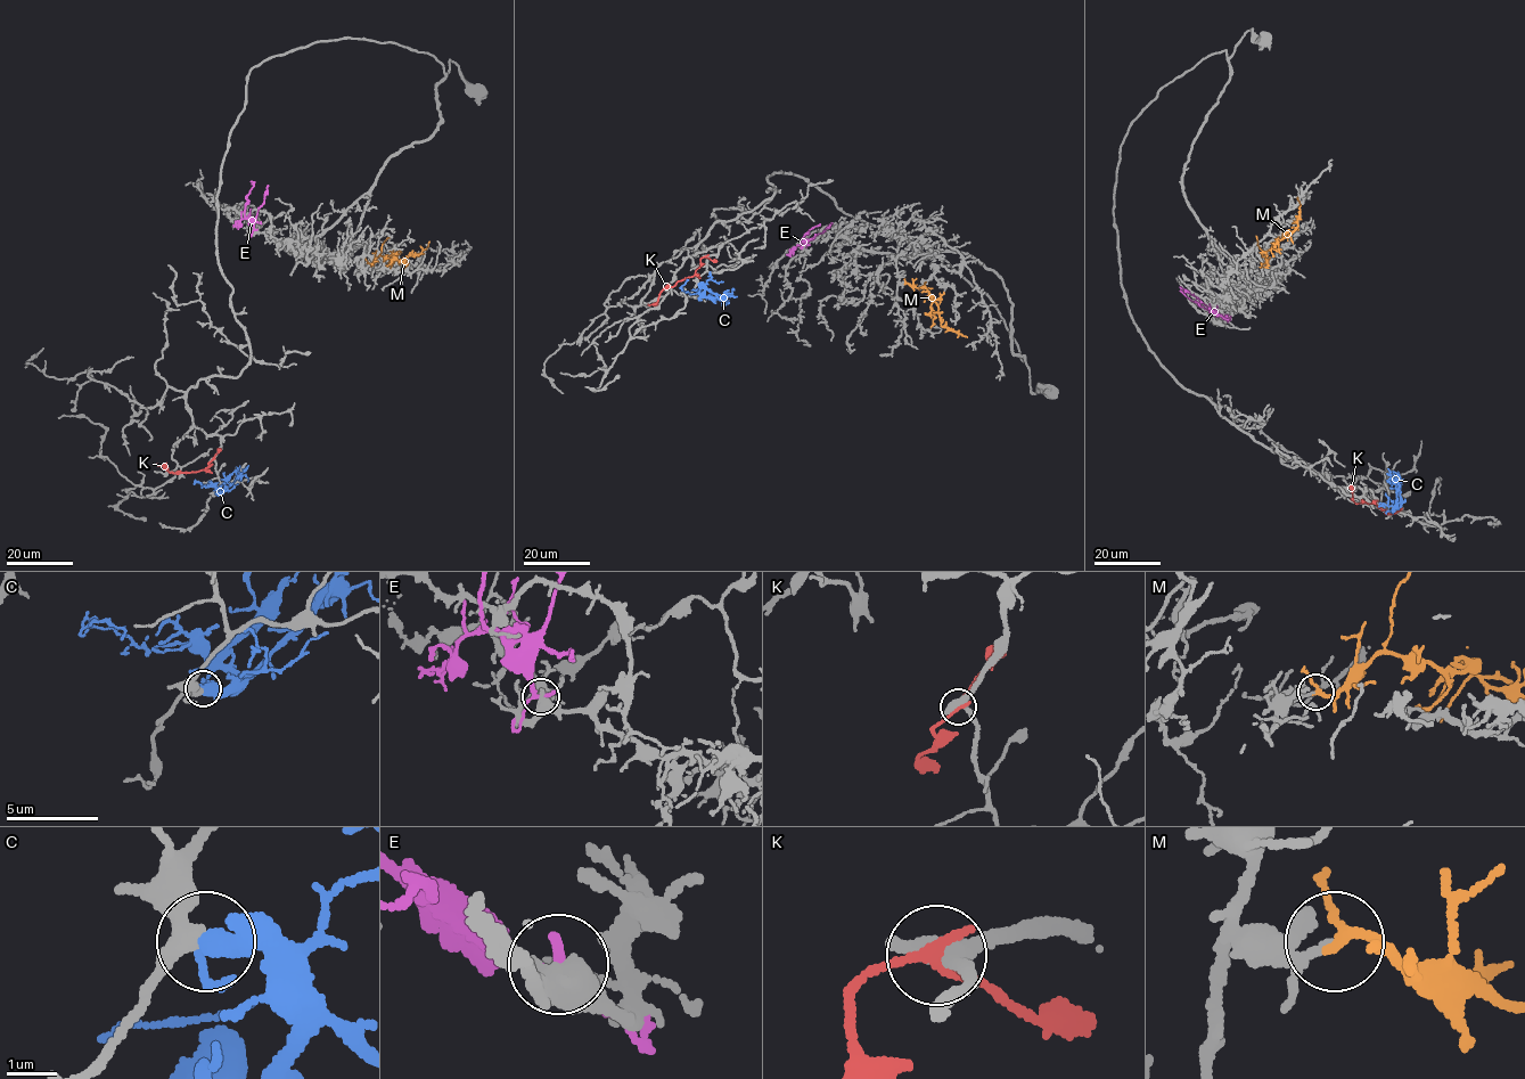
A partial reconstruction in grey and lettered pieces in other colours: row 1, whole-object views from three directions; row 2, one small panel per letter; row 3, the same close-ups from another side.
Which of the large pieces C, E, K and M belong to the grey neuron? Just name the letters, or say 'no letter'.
M

